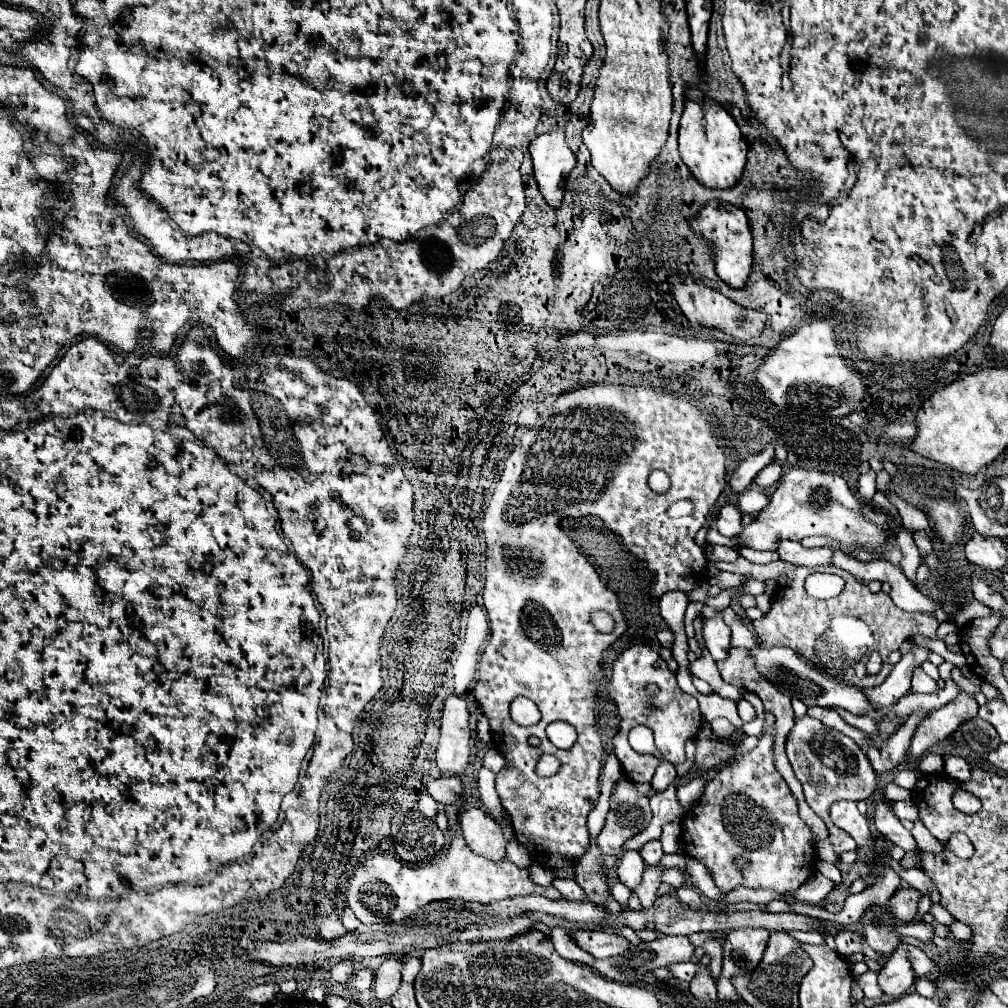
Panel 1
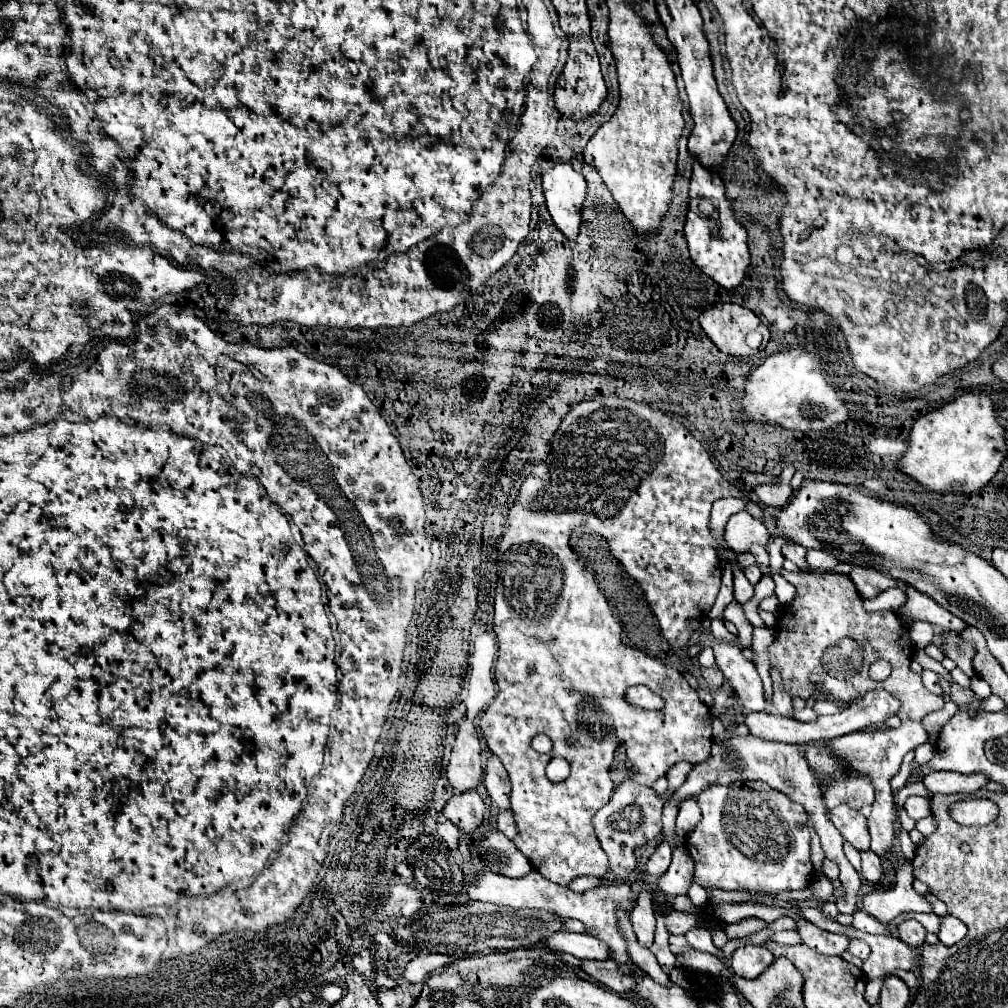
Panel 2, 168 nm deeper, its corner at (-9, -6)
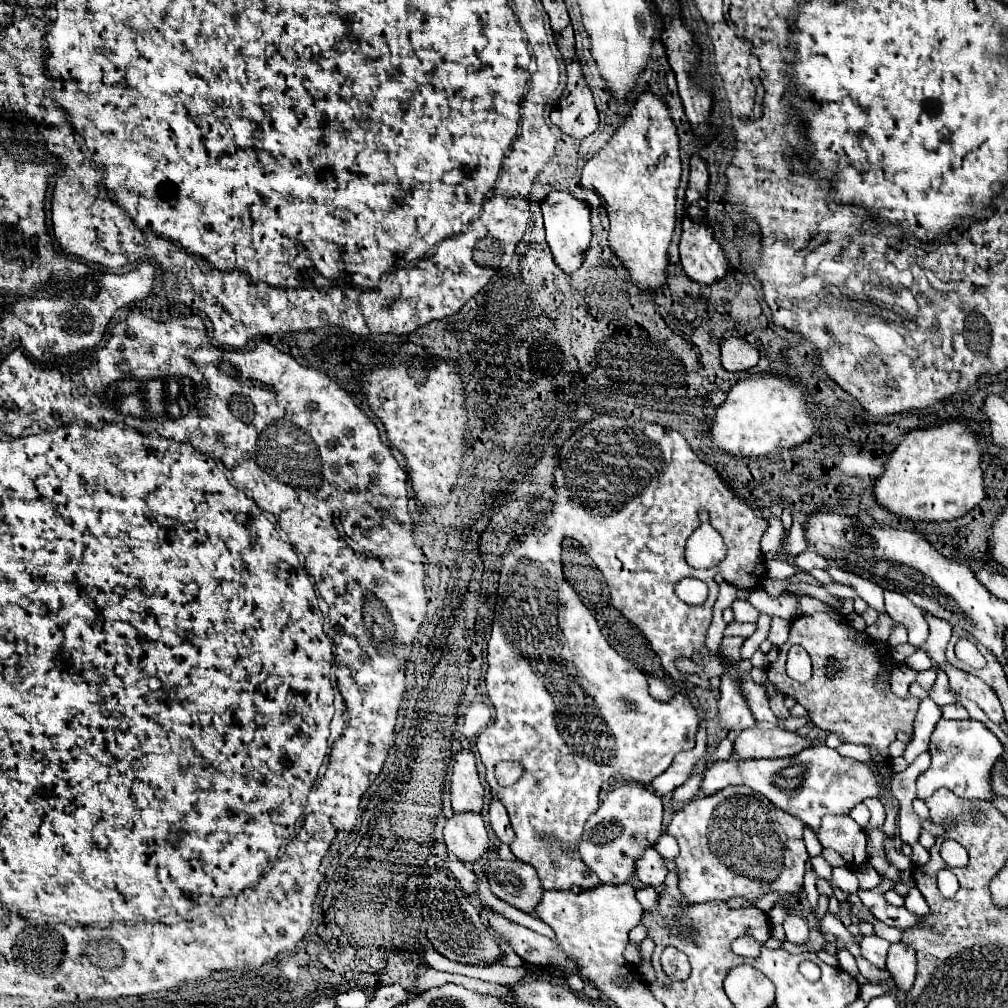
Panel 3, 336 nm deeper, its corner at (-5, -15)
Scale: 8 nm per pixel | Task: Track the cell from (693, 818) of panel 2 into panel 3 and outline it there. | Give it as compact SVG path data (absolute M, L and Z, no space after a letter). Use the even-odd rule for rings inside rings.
M660 837L658 843L654 845L654 849L658 849L664 859L676 859L678 857L678 841L676 837Z

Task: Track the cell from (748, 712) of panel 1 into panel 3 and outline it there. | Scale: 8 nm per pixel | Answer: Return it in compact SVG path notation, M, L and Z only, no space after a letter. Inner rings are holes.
M752 727L738 733L734 741L734 757L736 759L790 757L816 743L818 743L816 739L802 737L792 731L784 731L780 727L772 727L772 729Z

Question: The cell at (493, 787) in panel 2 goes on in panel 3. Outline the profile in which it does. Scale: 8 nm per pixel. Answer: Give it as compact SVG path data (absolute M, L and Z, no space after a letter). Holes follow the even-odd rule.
M492 797L490 801L490 807L488 807L488 817L490 817L490 827L492 831L496 833L496 837L510 845L514 841L514 831L510 827L510 821L508 821L508 813L504 809L504 803L498 799L498 797Z

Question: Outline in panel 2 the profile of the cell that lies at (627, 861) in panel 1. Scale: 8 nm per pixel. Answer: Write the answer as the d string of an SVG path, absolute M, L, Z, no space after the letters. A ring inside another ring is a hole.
M642 882L644 890L638 894L638 900L636 900L636 906L634 910L630 912L630 922L632 922L632 928L634 928L634 934L638 938L638 942L642 946L652 946L654 942L654 926L656 926L656 910L654 910L654 902L652 902L652 896L650 896L650 888L646 882Z

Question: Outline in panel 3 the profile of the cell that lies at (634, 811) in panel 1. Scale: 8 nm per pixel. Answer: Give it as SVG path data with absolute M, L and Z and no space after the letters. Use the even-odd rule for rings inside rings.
M638 783L622 785L608 793L600 809L586 821L580 843L582 861L600 877L602 883L628 883L636 869L636 861L644 849L652 847L662 835L662 801L658 795Z

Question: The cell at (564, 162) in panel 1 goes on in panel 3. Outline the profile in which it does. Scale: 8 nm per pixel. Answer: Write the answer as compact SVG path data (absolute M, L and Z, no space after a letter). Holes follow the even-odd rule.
M550 191L548 197L540 203L542 215L544 215L544 227L546 227L546 243L550 245L550 251L554 255L554 261L560 265L560 269L570 275L582 265L582 253L588 249L590 243L590 209L584 201L572 197L566 191Z

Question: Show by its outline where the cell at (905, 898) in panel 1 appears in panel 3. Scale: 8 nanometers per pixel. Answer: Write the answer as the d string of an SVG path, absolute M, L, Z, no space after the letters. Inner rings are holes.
M902 941L892 943L886 959L886 969L894 977L898 989L908 991L916 977L916 951Z

